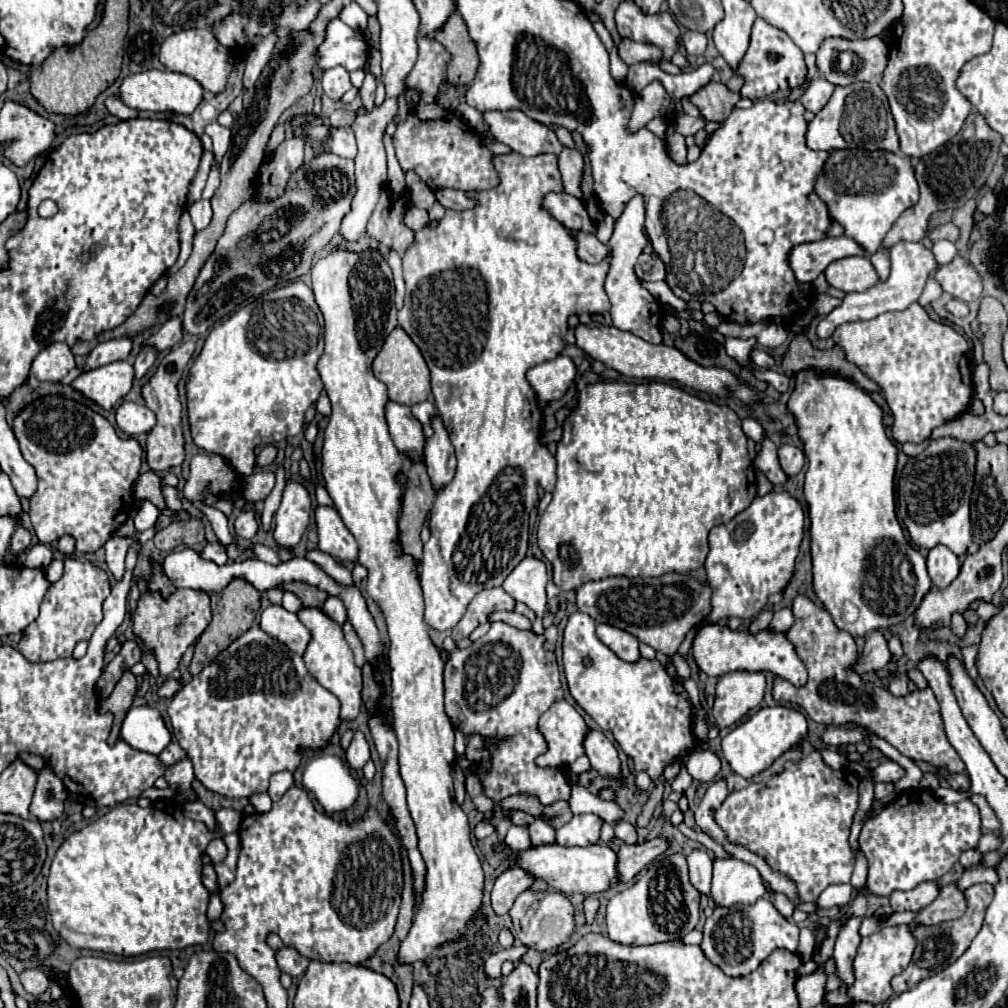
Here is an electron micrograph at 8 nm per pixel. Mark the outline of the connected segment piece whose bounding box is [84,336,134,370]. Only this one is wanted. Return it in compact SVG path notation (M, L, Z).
M124 336L124 338L116 338L116 340L108 340L98 344L84 362L84 370L94 370L100 368L104 364L110 362L118 362L118 360L128 360L130 352L132 352L132 336Z

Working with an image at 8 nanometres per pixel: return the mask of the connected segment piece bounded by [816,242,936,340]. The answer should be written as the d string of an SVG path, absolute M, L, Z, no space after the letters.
M900 242L890 250L890 276L888 280L878 280L874 286L870 286L866 292L850 292L842 298L842 302L830 310L826 318L822 318L816 326L818 338L826 340L832 336L832 332L846 322L858 322L858 320L872 320L882 312L888 310L906 310L912 302L916 302L924 290L924 284L928 280L930 270L936 268L934 254L926 250L922 244L912 242Z

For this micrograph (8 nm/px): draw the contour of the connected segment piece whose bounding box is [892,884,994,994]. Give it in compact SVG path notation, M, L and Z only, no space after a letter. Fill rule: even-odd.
M972 884L970 888L964 890L964 896L966 896L968 908L962 918L952 920L952 922L940 922L936 926L918 924L914 928L914 938L916 938L914 956L912 956L908 968L892 978L892 990L896 994L902 994L904 990L916 986L924 978L930 978L934 972L944 970L944 966L948 966L948 962L956 962L956 958L960 958L960 954L964 954L964 950L968 950L968 946L972 944L972 938L976 938L976 934L980 932L986 908L994 898L994 886L992 884Z

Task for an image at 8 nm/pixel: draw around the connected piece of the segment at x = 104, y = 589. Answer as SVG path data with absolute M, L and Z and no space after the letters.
M66 558L62 578L48 588L40 606L40 616L22 632L18 652L30 662L70 658L74 646L82 640L90 640L94 628L102 622L102 602L108 598L108 594L110 582L102 568L76 558Z

